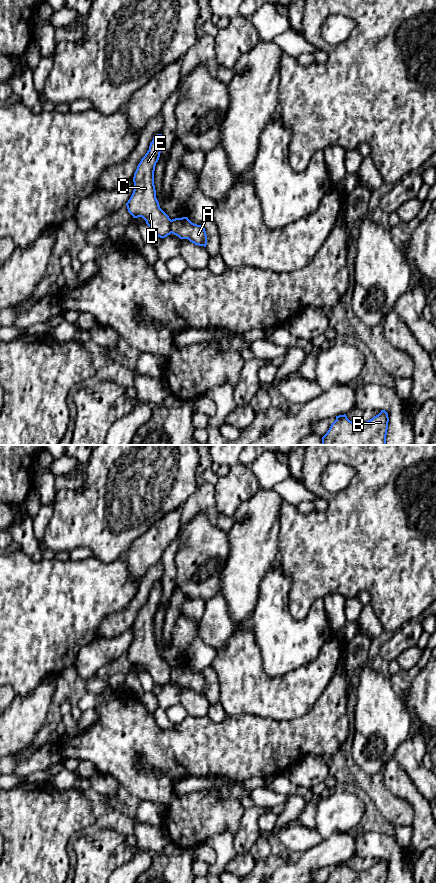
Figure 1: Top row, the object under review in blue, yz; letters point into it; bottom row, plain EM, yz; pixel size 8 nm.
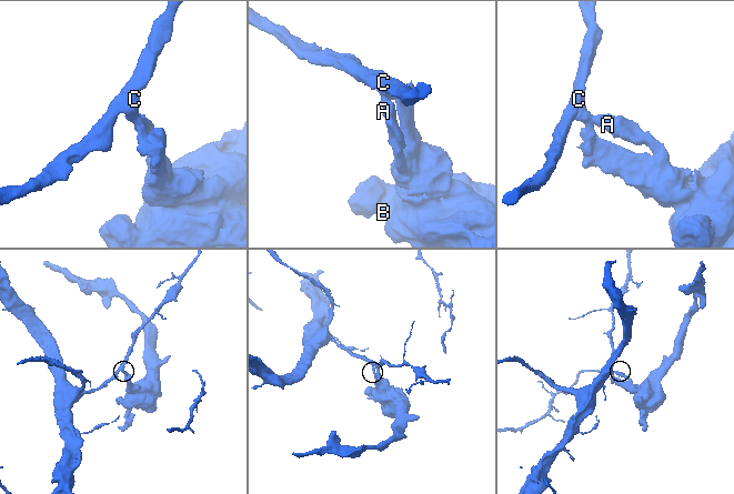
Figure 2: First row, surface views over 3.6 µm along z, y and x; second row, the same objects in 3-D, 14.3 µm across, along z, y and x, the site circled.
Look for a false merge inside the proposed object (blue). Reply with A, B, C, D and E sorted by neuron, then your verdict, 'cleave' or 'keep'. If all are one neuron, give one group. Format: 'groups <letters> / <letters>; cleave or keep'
groups A B / C D E; cleave

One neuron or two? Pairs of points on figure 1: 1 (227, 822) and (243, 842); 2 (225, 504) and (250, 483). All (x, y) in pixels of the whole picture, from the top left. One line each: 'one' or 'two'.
1: two
2: one

